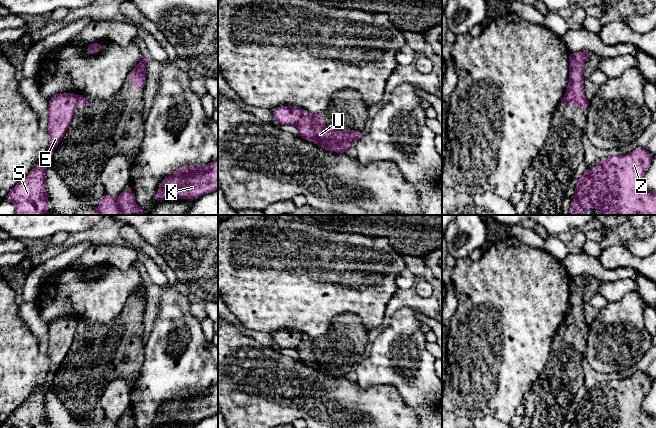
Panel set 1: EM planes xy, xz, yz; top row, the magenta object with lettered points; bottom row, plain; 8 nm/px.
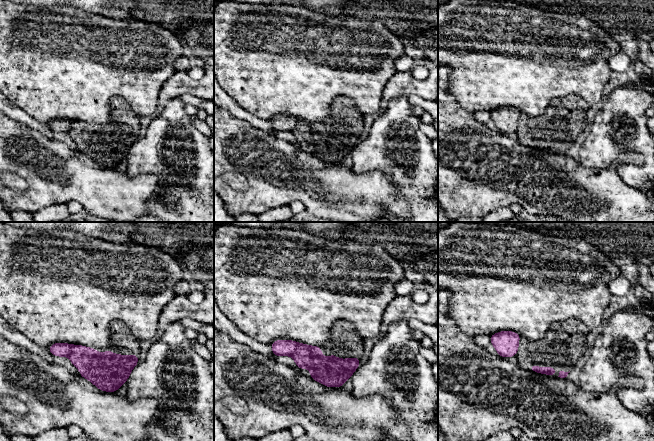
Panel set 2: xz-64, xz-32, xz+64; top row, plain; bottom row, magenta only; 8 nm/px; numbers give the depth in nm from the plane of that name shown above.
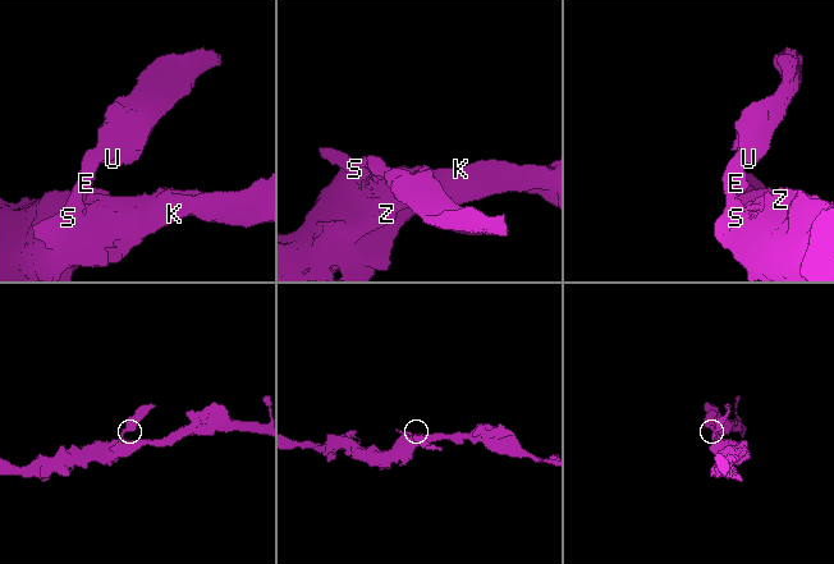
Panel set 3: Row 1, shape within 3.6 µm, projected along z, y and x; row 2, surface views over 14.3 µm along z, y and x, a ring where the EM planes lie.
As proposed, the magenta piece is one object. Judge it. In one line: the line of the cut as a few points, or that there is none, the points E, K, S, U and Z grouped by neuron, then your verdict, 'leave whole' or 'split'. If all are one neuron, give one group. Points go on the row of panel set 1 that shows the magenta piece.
xz (301, 110), (299, 120), (295, 124) | E K S Z / U | split

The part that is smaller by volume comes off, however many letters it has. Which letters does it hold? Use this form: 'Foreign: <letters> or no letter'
Foreign: U

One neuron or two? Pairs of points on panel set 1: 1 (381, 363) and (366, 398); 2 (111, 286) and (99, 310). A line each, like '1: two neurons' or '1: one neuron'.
1: two neurons
2: one neuron

